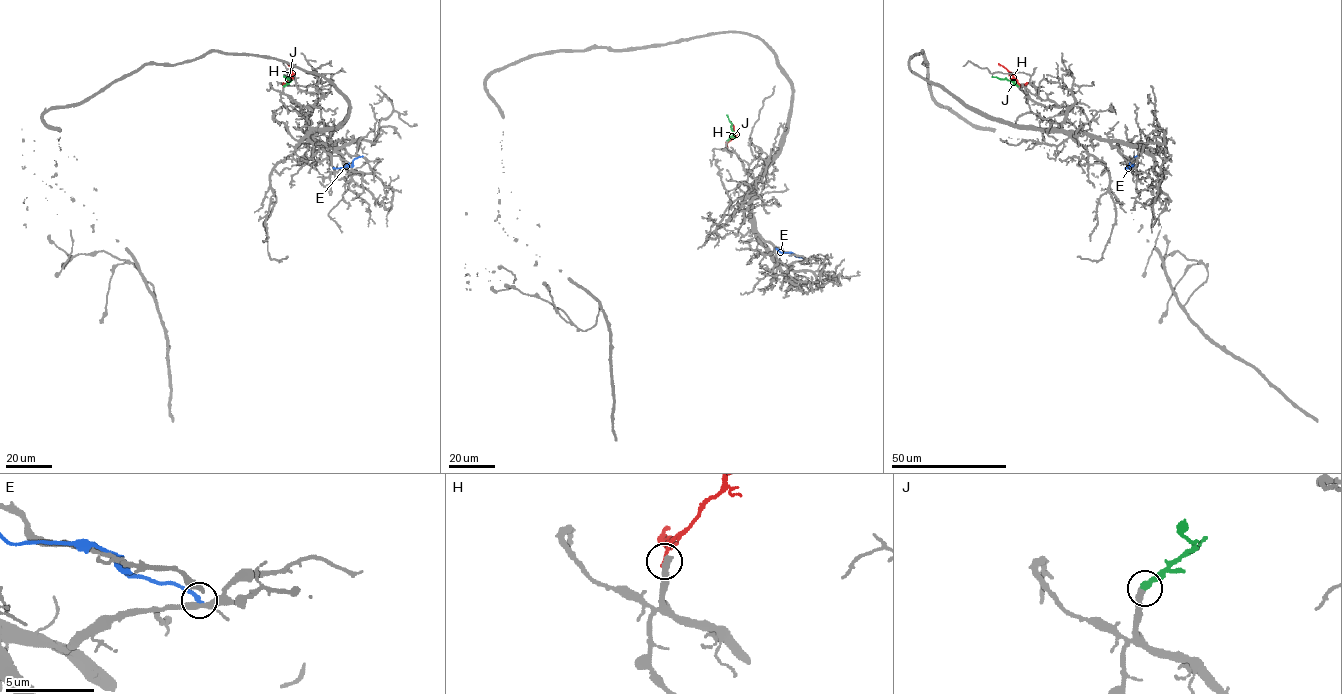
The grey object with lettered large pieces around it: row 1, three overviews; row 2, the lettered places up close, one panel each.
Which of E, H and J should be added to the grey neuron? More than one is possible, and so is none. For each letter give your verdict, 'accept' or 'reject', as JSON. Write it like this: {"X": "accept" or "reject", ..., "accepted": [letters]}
{"E": "reject", "H": "reject", "J": "accept", "accepted": ["J"]}

